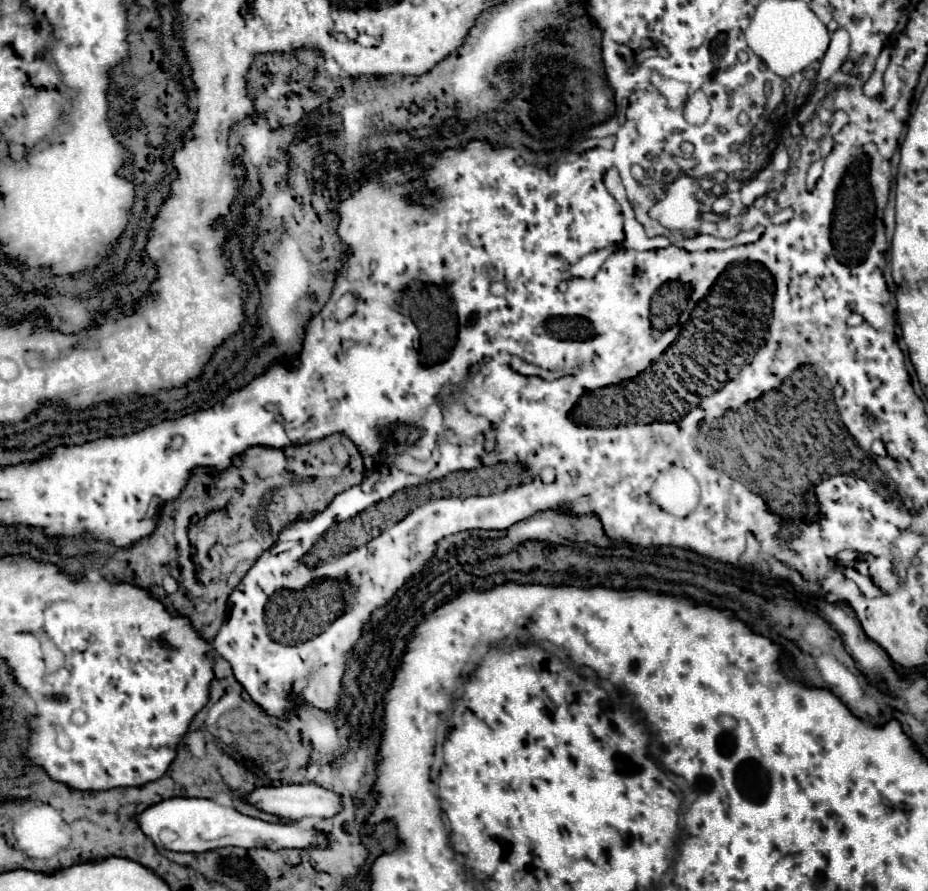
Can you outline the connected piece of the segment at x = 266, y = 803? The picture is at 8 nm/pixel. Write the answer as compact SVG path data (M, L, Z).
M295 784L295 786L267 786L251 792L249 802L259 810L277 814L291 822L301 818L333 818L341 812L343 798L331 790L315 784Z

